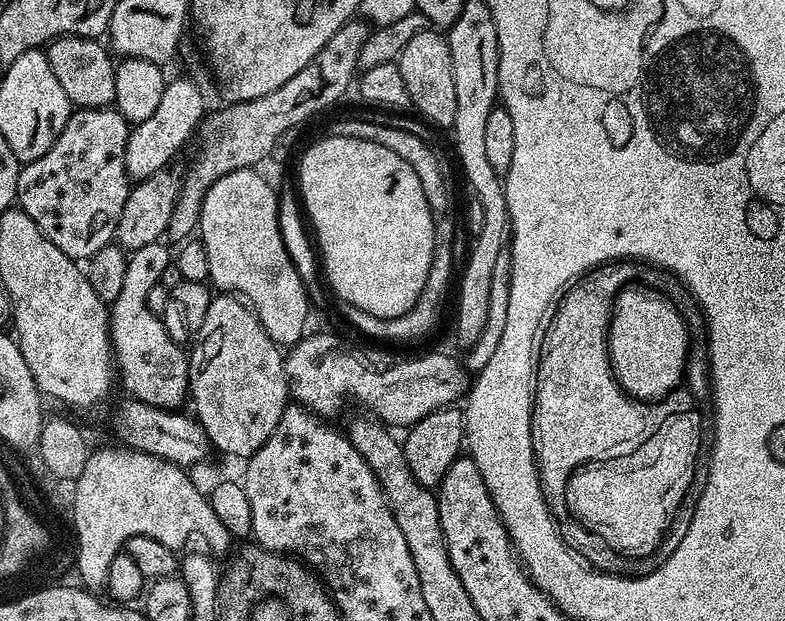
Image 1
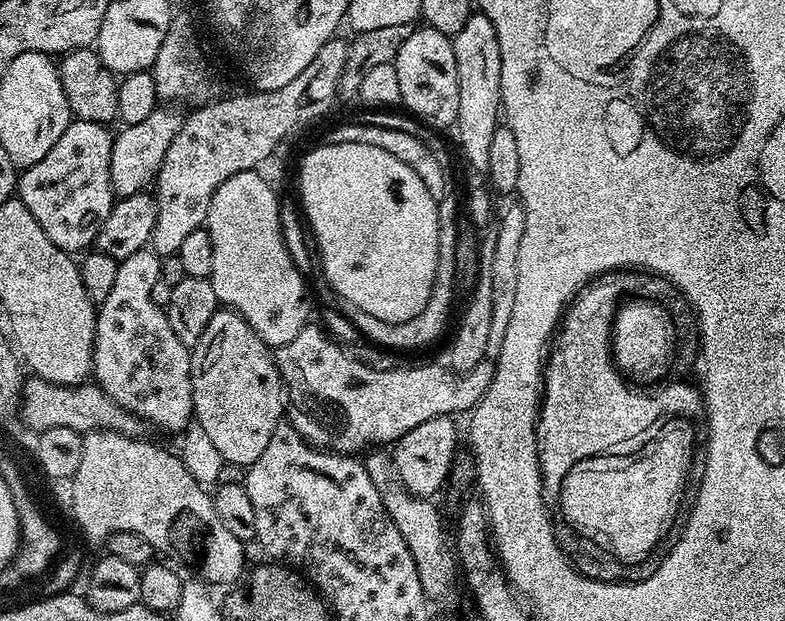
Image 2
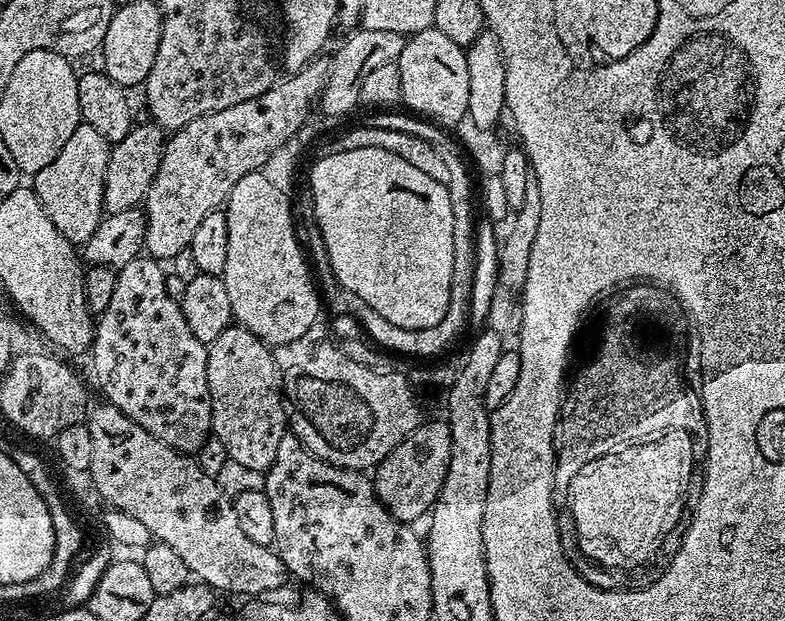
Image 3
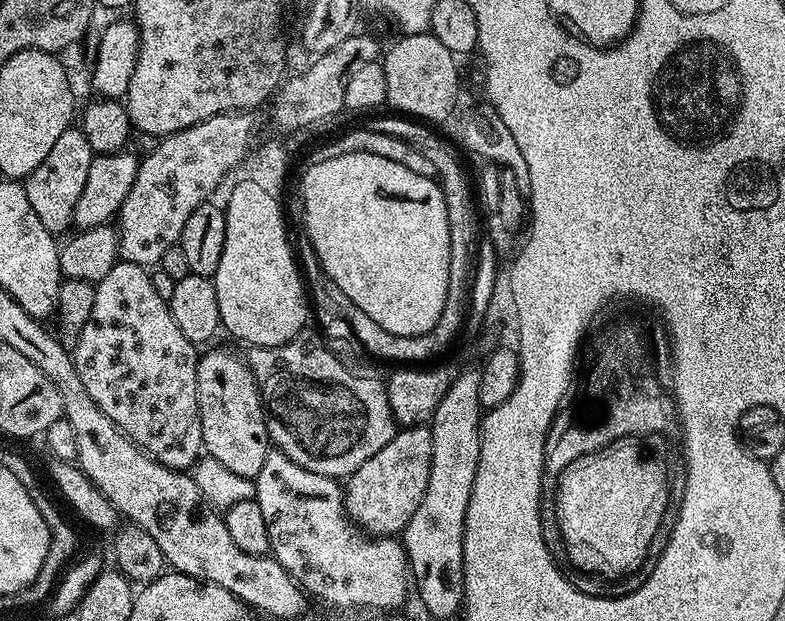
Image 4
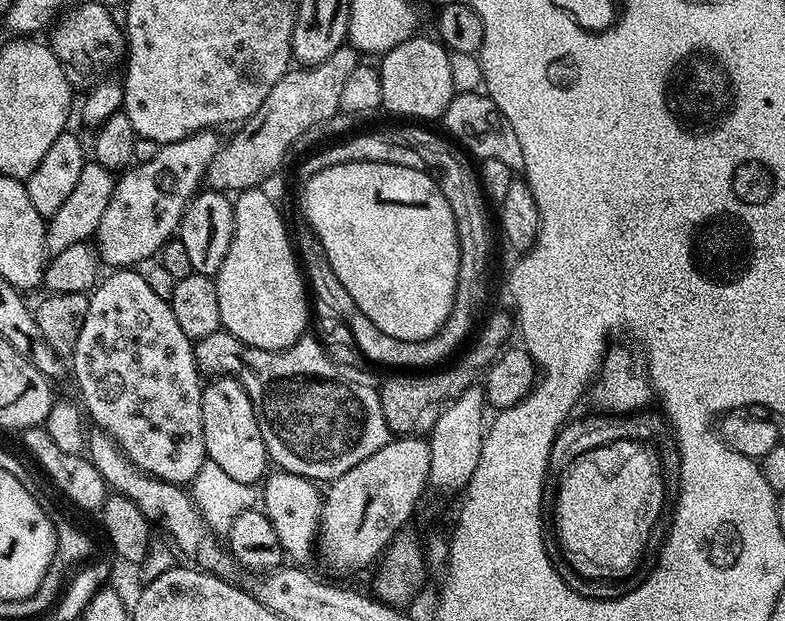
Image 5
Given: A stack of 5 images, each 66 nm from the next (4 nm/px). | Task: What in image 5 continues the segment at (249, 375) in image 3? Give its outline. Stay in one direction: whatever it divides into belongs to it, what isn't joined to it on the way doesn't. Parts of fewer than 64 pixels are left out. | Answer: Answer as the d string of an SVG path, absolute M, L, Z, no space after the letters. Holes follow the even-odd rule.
M217 376L209 381L202 388L202 426L207 459L213 460L224 473L230 474L230 478L259 485L269 471L270 461L248 392L232 376Z

